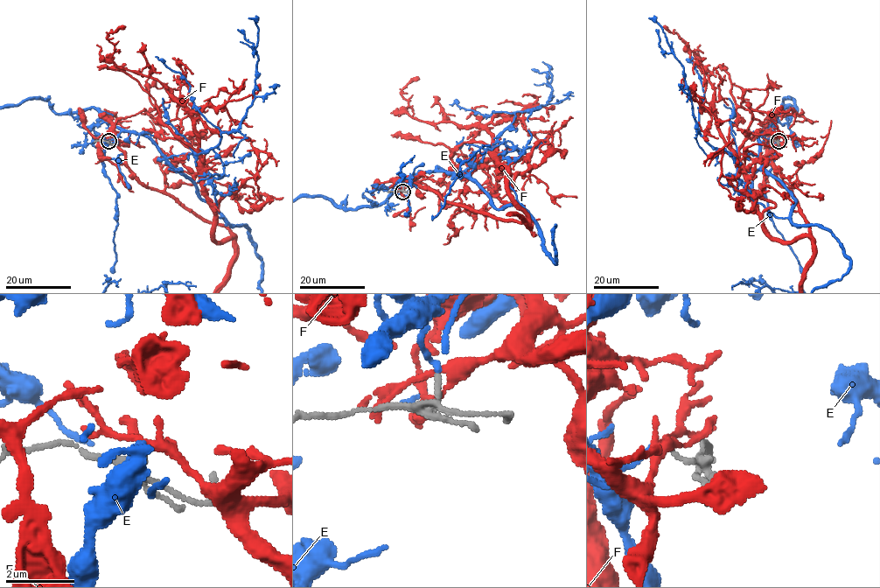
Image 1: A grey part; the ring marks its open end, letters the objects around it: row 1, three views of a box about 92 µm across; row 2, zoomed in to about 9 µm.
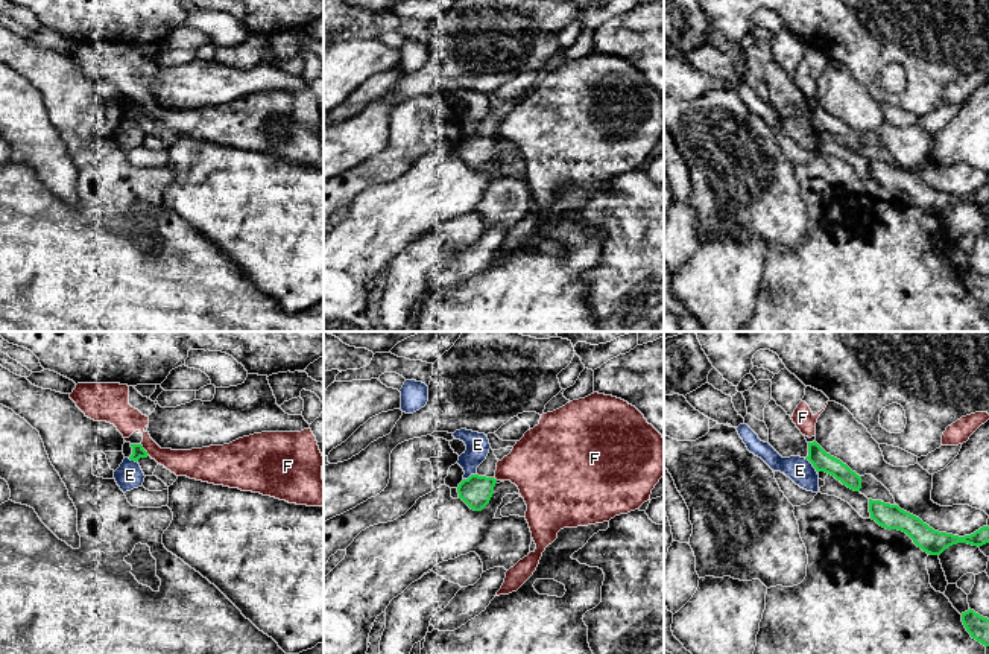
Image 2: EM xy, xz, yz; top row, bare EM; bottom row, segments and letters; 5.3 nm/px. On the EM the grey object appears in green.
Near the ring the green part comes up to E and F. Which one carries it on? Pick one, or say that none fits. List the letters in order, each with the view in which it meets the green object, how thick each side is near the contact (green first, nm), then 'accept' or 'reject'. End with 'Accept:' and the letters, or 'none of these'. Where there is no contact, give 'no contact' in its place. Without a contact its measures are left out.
E: yz | 110/140 nm | reject
F: xy | 70/140 nm | reject
Accept: none of these

